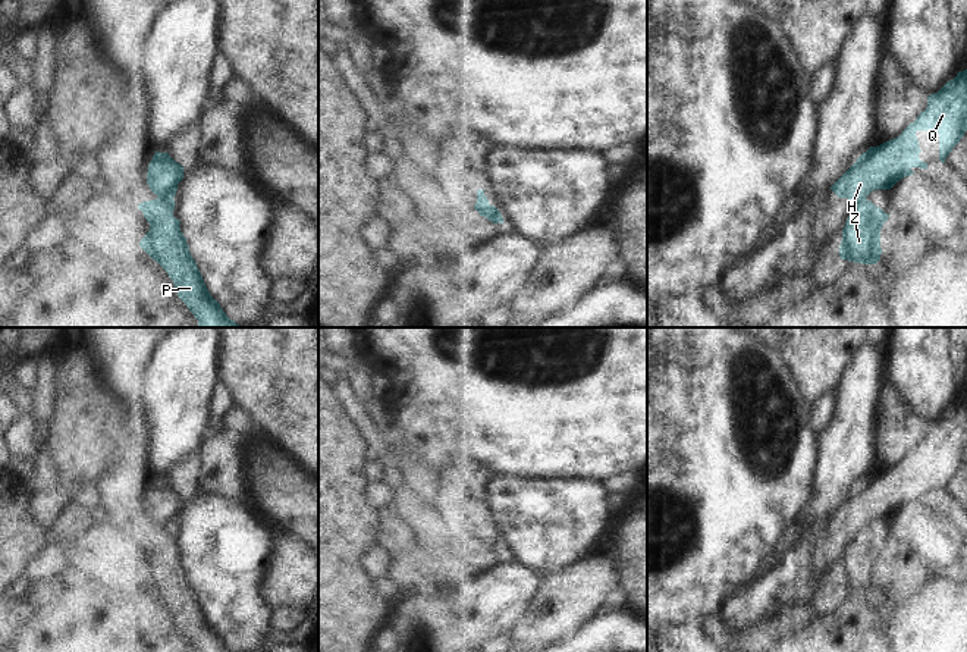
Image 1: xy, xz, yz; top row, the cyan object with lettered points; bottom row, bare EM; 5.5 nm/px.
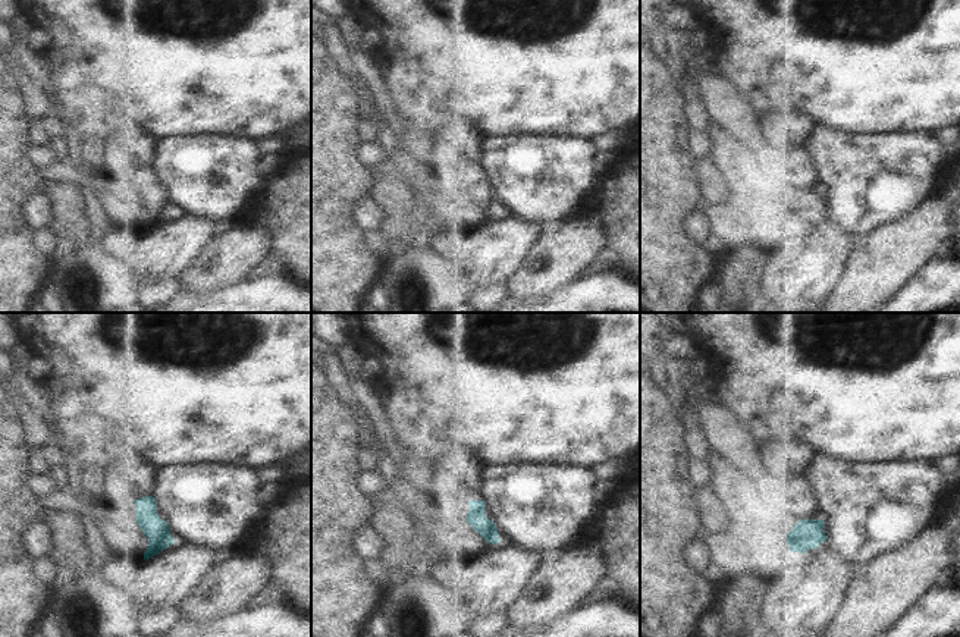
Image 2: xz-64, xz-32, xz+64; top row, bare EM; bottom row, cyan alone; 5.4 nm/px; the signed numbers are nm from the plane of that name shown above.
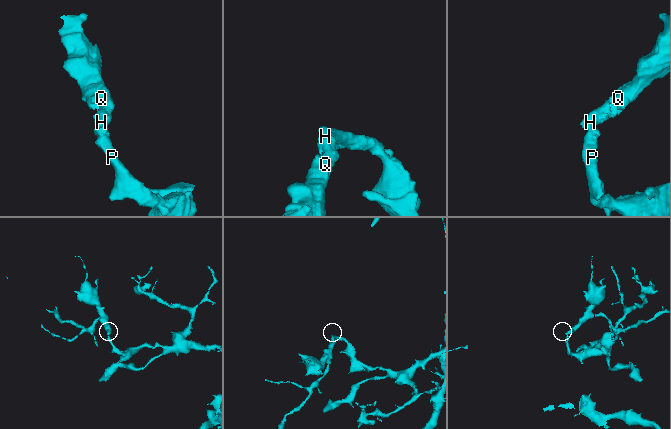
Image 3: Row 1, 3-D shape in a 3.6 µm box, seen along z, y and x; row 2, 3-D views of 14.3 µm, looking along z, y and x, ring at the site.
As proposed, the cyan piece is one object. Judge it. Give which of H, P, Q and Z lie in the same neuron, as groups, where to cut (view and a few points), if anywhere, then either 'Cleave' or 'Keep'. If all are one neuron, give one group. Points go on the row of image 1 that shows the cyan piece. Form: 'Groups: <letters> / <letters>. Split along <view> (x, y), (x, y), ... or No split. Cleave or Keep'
Groups: H Q / P Z. Split along xy (172, 197), (159, 198). Cleave.

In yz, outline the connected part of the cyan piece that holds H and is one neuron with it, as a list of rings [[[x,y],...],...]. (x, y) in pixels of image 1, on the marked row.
[[[967,69],[930,94],[926,110],[900,137],[863,153],[831,189],[839,198],[866,198],[875,189],[891,189],[913,167],[927,169],[919,159],[917,131],[939,132],[939,160],[945,163],[967,131]]]

